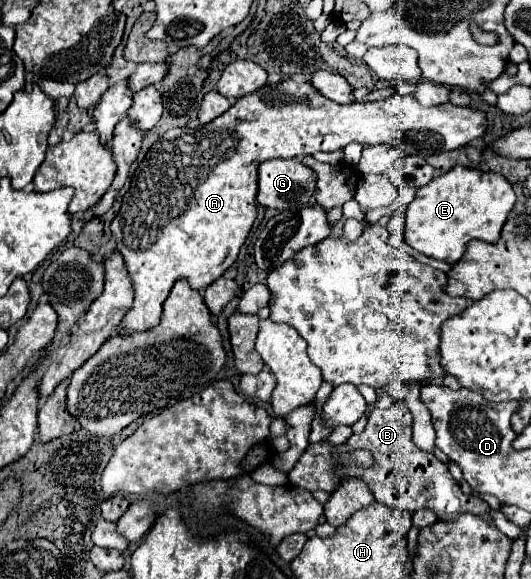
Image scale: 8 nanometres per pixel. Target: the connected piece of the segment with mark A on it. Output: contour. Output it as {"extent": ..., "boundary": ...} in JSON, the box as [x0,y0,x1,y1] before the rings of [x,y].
{"extent":[112,77,486,333],"boundary":[[[286,77],[286,79],[280,79],[274,87],[272,85],[264,85],[260,87],[258,91],[246,95],[246,97],[240,97],[224,115],[216,117],[212,123],[208,125],[200,125],[198,129],[172,129],[168,133],[164,133],[148,151],[148,155],[144,157],[144,161],[138,165],[134,177],[132,177],[132,183],[130,183],[130,189],[126,191],[124,199],[122,199],[122,209],[118,211],[118,215],[114,217],[112,221],[112,233],[116,237],[116,249],[124,255],[124,261],[126,261],[126,267],[128,267],[128,273],[132,275],[132,281],[134,281],[134,305],[132,309],[126,313],[122,325],[120,325],[120,333],[128,333],[128,331],[146,331],[150,327],[154,327],[156,323],[160,323],[160,311],[162,311],[162,303],[166,301],[172,285],[176,283],[176,279],[180,277],[188,277],[190,281],[190,287],[196,287],[198,291],[204,291],[212,281],[216,281],[238,257],[238,251],[240,247],[244,245],[254,221],[256,221],[256,215],[258,215],[258,207],[256,207],[256,193],[258,193],[258,167],[260,163],[268,161],[268,159],[282,158],[293,159],[295,157],[306,157],[306,155],[312,155],[316,151],[340,151],[344,149],[346,145],[350,143],[360,143],[362,147],[372,147],[372,145],[392,145],[392,147],[398,147],[402,151],[406,151],[408,155],[422,155],[422,157],[430,157],[434,153],[442,153],[442,151],[452,151],[456,147],[464,147],[466,143],[470,143],[472,139],[478,139],[482,137],[486,131],[486,115],[482,111],[476,111],[476,109],[470,109],[470,107],[458,107],[458,105],[452,105],[452,103],[446,103],[446,105],[438,105],[438,107],[422,107],[412,95],[392,95],[388,99],[382,99],[374,102],[352,102],[350,104],[340,105],[340,103],[332,103],[330,99],[326,99],[316,87],[312,87],[310,81],[296,81],[294,77]]]}

